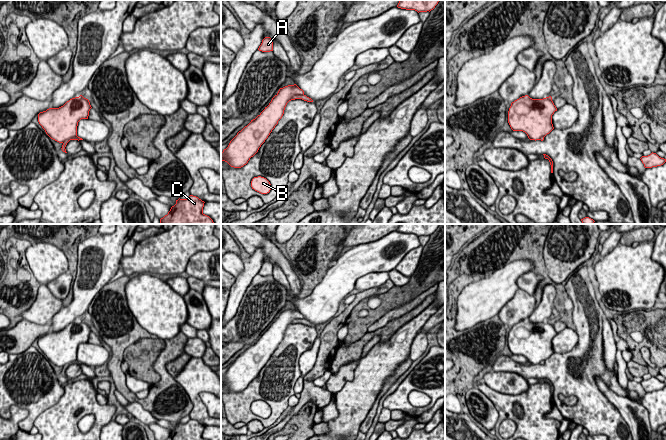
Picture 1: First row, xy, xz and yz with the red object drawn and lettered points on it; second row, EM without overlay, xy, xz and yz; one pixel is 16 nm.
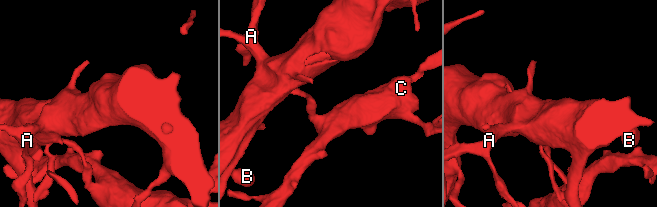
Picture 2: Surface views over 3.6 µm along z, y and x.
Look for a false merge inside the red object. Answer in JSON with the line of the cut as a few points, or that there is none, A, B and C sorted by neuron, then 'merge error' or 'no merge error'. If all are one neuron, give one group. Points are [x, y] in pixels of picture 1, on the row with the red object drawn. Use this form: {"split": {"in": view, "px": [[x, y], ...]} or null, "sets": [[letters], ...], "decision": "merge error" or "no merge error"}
{"split": {"in": "xy", "px": [[76, 135], [62, 142]]}, "sets": [["A", "B"], ["C"]], "decision": "merge error"}

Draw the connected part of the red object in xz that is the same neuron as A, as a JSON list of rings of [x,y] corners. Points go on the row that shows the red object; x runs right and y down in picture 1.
[[[265,37],[262,40],[262,43],[259,46],[258,50],[259,51],[262,51],[262,52],[270,52],[270,51],[273,51],[273,41],[272,41],[272,39],[270,37]]]

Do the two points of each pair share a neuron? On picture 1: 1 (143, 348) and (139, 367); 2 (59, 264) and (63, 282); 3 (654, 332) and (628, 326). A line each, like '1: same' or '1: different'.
1: same
2: different
3: same

